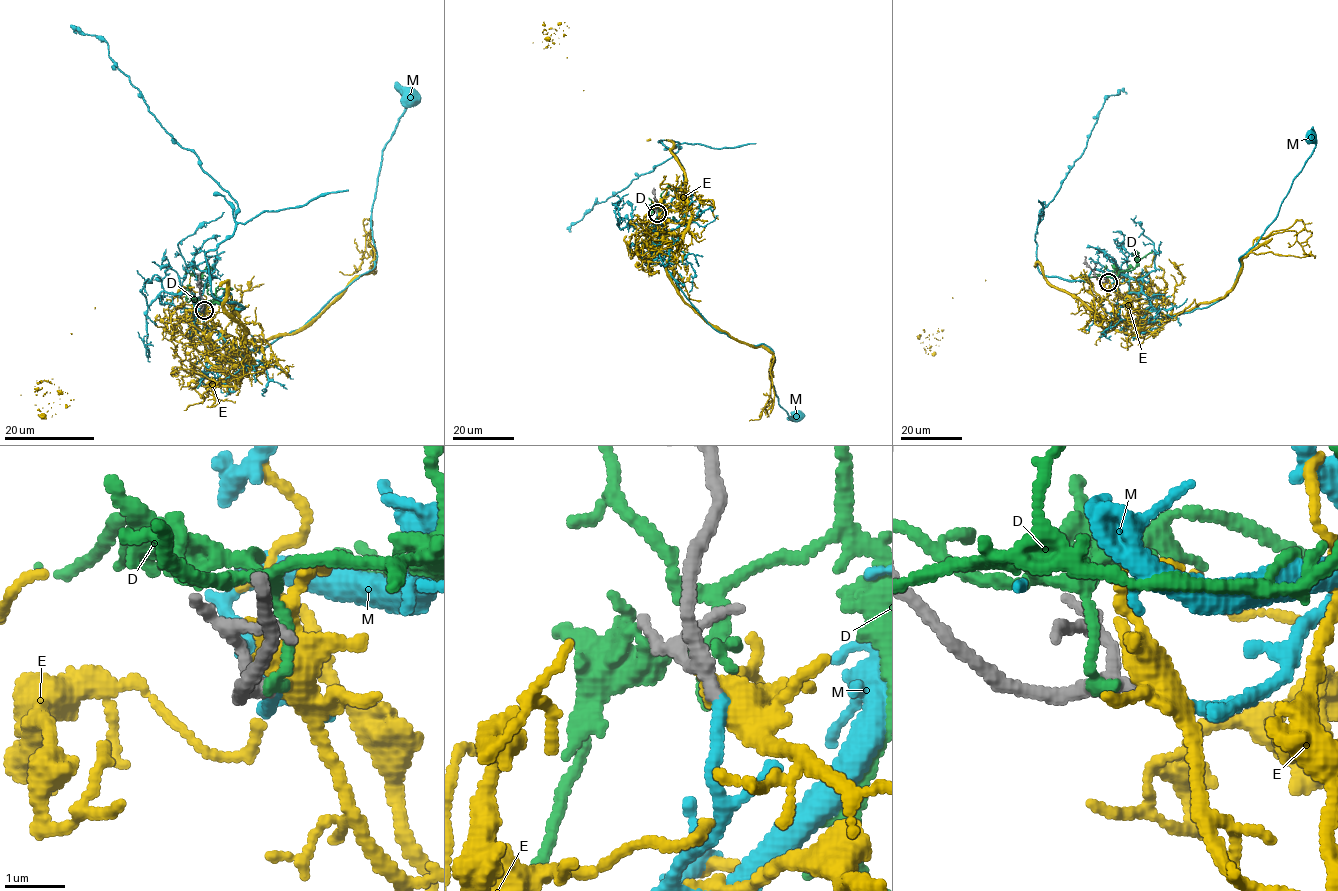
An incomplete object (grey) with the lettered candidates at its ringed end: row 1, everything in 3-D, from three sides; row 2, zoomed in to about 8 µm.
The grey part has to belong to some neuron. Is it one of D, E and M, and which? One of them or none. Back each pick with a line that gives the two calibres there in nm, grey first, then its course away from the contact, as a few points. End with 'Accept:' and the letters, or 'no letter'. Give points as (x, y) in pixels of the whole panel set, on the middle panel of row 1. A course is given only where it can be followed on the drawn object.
M: Thickness 220 nm (grey) against 220 nm. Its course: (656, 213), (648, 244), (653, 254), (712, 326), (773, 352), (771, 382), (778, 403), (793, 420), (798, 413)
Accept: M

